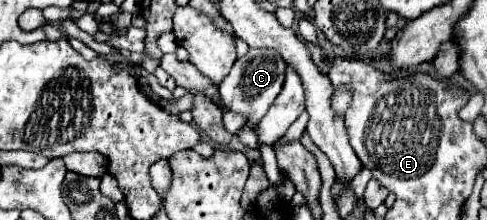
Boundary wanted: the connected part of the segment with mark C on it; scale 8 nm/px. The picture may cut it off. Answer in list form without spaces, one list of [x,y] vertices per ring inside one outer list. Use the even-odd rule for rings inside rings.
[[[250,48],[246,56],[234,62],[230,74],[218,86],[222,106],[230,112],[242,114],[246,118],[246,126],[254,132],[254,124],[258,124],[258,120],[266,116],[270,104],[276,100],[278,92],[282,90],[284,68],[286,68],[286,62],[272,48]]]

